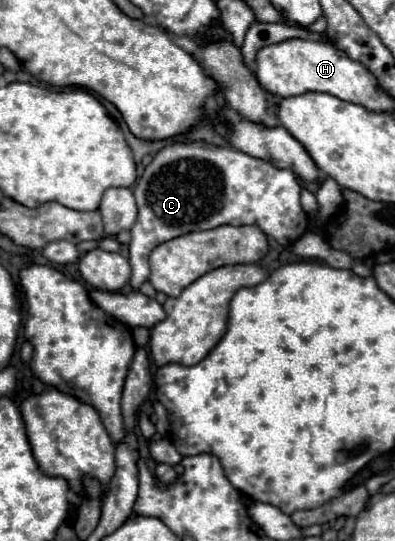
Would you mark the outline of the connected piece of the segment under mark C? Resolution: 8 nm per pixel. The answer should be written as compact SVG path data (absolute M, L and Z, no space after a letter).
M173 142L157 152L151 164L145 168L143 176L135 182L133 194L139 206L139 218L131 228L131 242L129 242L129 262L133 268L131 286L139 290L143 282L149 278L149 254L161 242L177 238L181 234L193 230L209 230L223 224L243 226L255 224L267 236L275 238L279 244L293 244L309 230L309 216L303 212L299 204L301 186L297 176L291 170L283 170L265 162L261 158L251 158L245 152L225 146L213 146L207 142Z

